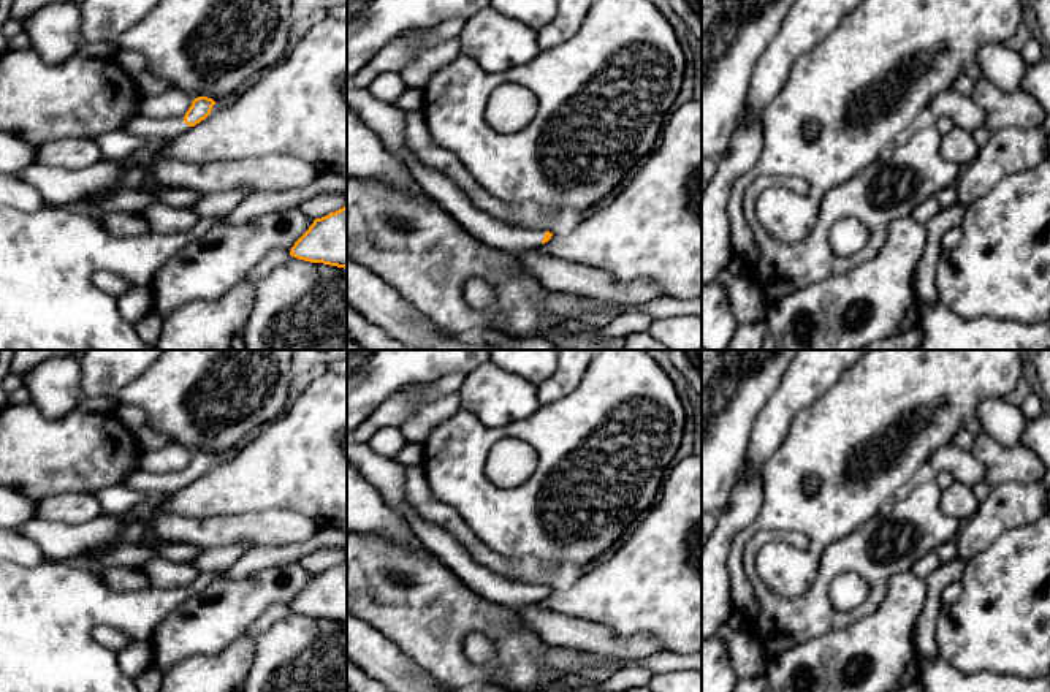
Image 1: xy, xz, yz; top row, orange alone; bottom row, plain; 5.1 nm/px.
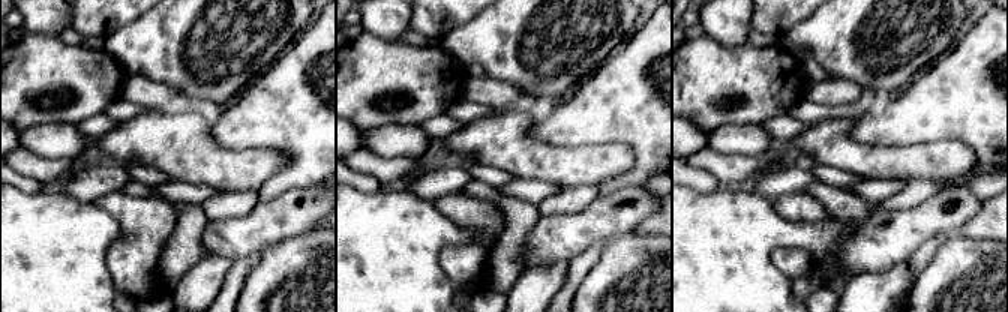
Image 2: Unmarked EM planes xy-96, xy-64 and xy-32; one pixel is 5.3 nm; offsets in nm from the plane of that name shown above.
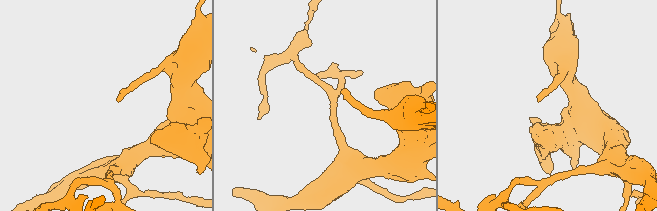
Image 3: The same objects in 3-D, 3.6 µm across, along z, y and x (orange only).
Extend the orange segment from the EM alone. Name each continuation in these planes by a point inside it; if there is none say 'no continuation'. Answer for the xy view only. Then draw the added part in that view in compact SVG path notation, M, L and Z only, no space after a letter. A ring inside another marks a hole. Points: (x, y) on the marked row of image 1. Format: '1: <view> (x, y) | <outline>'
1: xy (144, 127) | M136 116L130 119L122 128L144 139L171 139L182 135L190 127L184 122L184 117L150 119L146 116Z

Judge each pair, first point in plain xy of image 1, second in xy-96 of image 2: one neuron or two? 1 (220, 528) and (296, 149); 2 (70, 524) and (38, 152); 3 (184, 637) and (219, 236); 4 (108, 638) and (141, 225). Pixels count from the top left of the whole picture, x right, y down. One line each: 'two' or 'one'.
1: two
2: one
3: one
4: one

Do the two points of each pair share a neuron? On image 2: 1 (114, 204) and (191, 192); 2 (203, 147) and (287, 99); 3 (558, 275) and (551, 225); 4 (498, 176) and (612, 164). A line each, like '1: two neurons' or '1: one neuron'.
1: two neurons
2: two neurons
3: two neurons
4: two neurons

